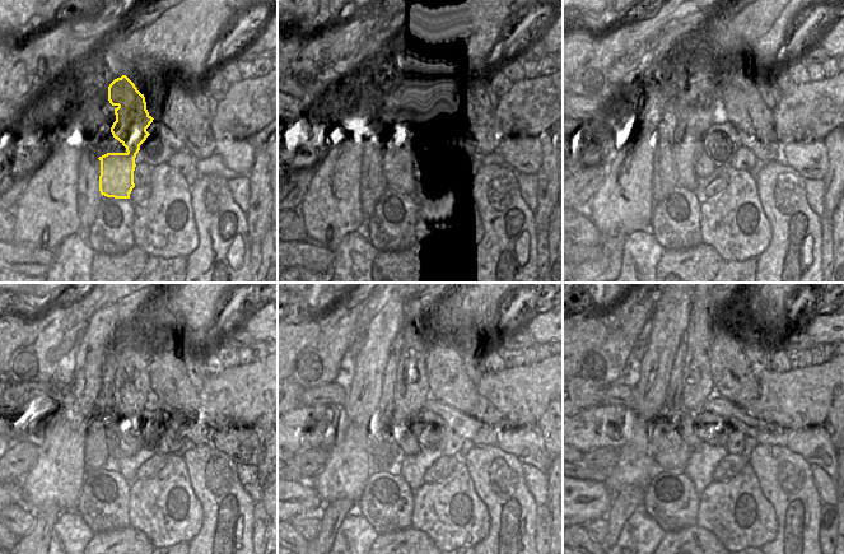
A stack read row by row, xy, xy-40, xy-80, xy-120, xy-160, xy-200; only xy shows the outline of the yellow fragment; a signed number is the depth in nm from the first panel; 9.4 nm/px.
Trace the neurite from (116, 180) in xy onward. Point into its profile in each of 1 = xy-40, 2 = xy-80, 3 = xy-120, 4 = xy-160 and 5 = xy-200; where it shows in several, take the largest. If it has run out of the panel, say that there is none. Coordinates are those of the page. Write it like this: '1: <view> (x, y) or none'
1: xy-40 (423, 105)
2: xy-80 (704, 98)
3: xy-120 (131, 377)
4: xy-160 (411, 375)
5: xy-200 (696, 375)

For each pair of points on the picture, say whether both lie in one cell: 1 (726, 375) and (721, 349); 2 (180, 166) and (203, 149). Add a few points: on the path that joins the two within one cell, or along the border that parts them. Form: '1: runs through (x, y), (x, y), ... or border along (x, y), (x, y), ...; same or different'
1: runs through (726, 368), (726, 355); same
2: border along (190, 152), (195, 158); different

